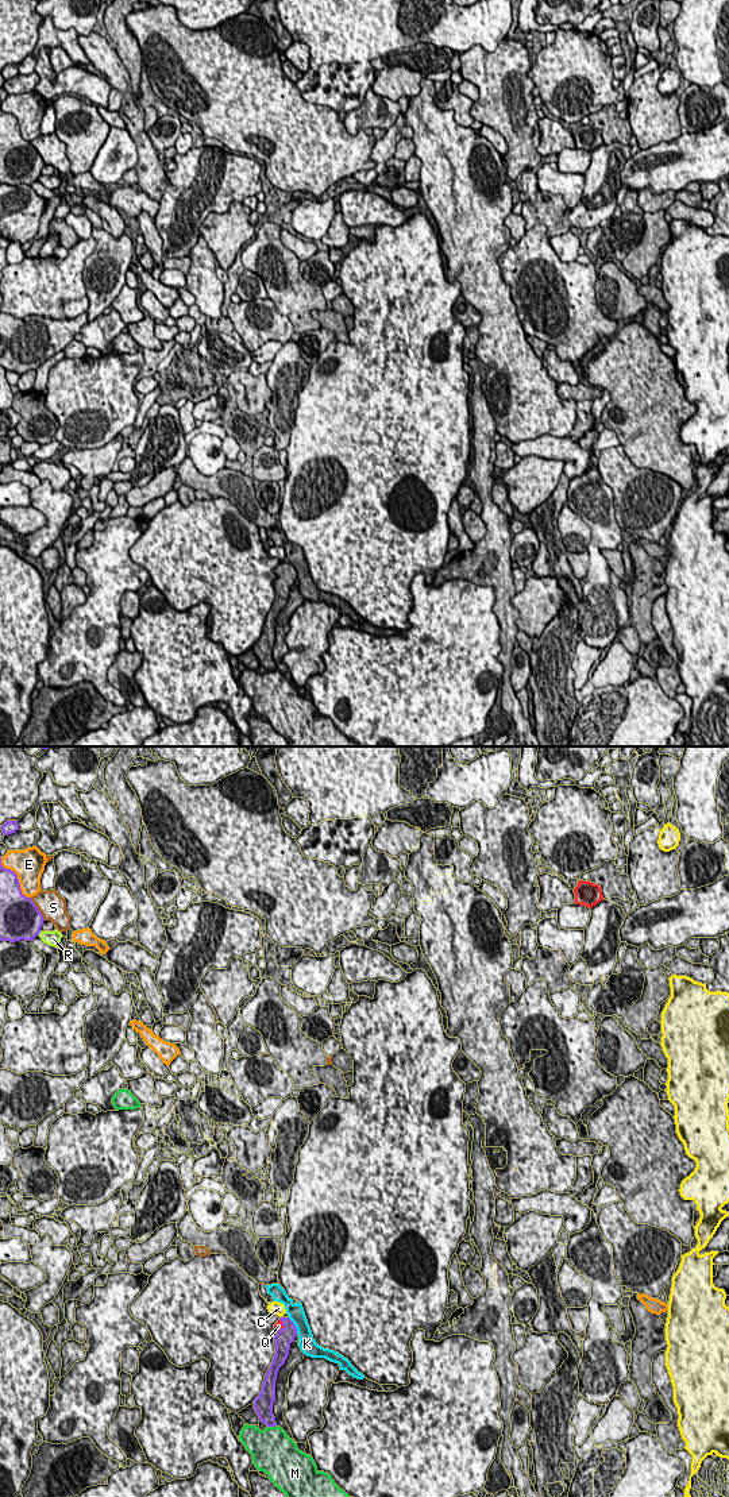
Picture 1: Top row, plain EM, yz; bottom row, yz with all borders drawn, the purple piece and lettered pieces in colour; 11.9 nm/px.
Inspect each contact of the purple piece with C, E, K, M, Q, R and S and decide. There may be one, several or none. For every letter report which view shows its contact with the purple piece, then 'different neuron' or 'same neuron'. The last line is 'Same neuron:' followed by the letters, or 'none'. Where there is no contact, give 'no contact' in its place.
C: meets purple in yz; different neuron
E: meets purple in yz; different neuron
K: meets purple in yz; different neuron
M: meets purple in yz; different neuron
Q: meets purple in yz; same neuron
R: meets purple in yz; different neuron
S: meets purple in yz; different neuron
Same neuron: Q

